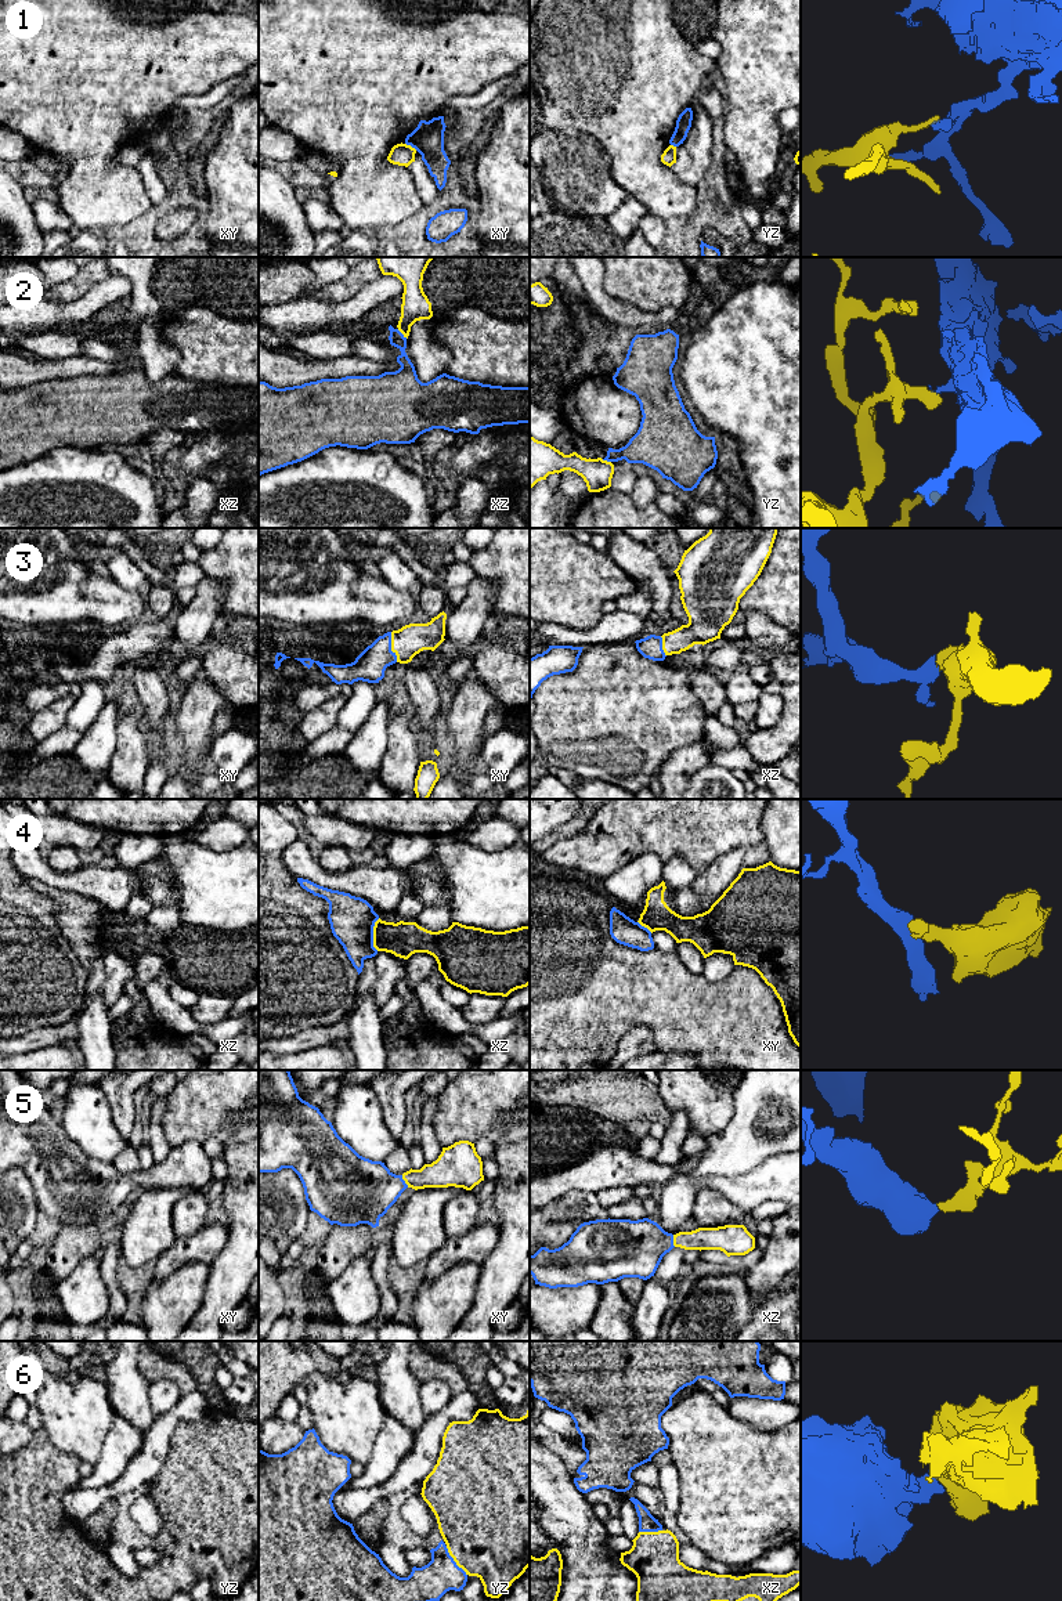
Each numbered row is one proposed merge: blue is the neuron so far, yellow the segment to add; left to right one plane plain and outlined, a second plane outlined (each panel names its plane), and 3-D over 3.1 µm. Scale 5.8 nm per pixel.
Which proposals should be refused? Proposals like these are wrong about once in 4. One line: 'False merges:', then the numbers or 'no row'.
False merges: 1, 2, 4

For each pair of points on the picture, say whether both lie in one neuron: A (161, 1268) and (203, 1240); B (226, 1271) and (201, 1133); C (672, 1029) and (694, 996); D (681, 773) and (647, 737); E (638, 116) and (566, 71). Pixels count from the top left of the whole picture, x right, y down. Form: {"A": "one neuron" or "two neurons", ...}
{"A": "one neuron", "B": "two neurons", "C": "one neuron", "D": "two neurons", "E": "one neuron"}

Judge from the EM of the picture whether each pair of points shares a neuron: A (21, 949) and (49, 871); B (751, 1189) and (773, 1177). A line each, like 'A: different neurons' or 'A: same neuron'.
A: different neurons
B: same neuron

